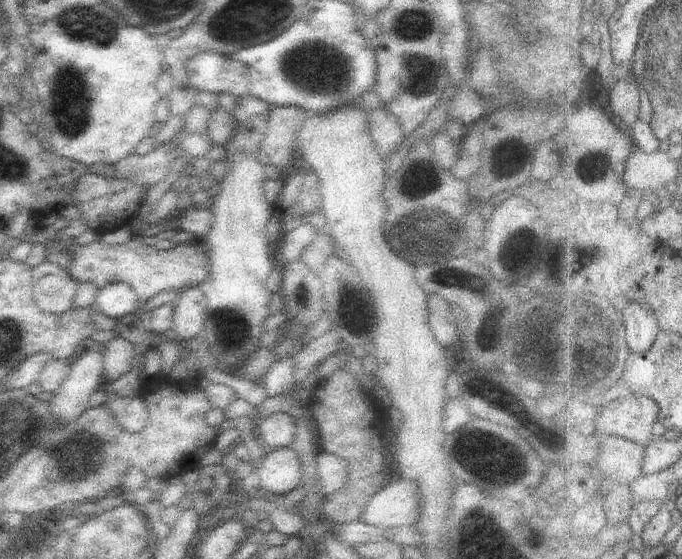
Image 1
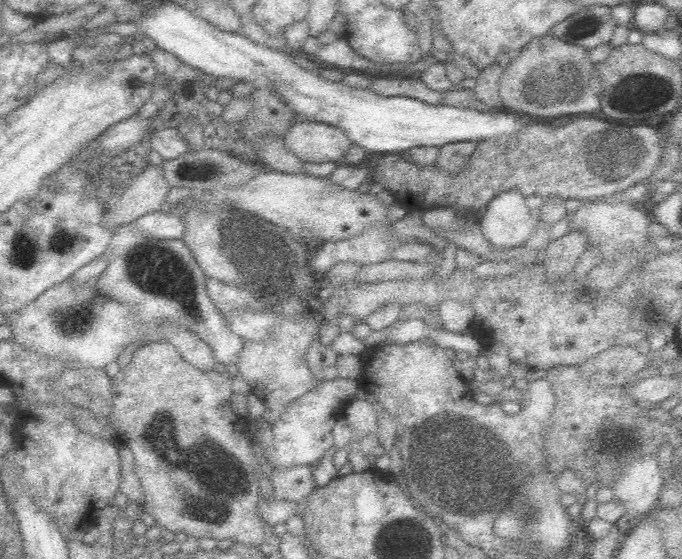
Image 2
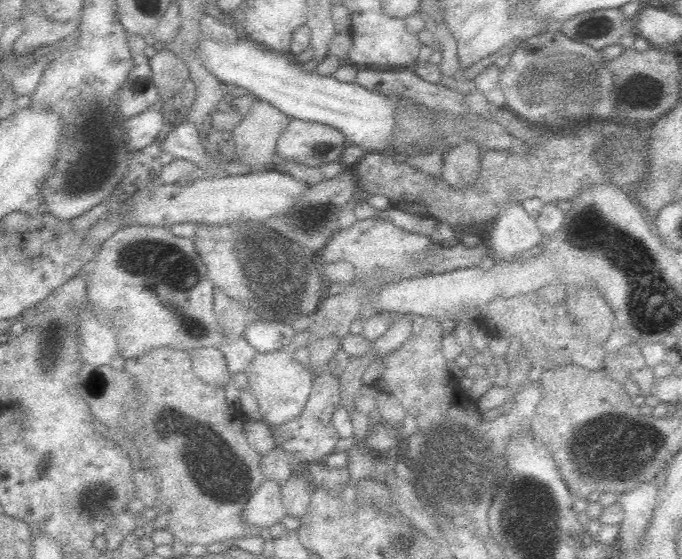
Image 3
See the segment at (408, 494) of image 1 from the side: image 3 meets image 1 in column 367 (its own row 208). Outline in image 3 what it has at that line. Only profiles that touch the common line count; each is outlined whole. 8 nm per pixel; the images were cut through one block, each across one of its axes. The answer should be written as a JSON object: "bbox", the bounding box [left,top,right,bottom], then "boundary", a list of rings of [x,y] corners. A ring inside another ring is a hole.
{"bbox":[486,203,543,260],"boundary":[[[522,203],[505,204],[497,218],[491,223],[490,236],[486,239],[488,250],[500,255],[502,260],[514,260],[522,251],[540,243],[543,234],[536,222],[537,219],[528,214]]]}

